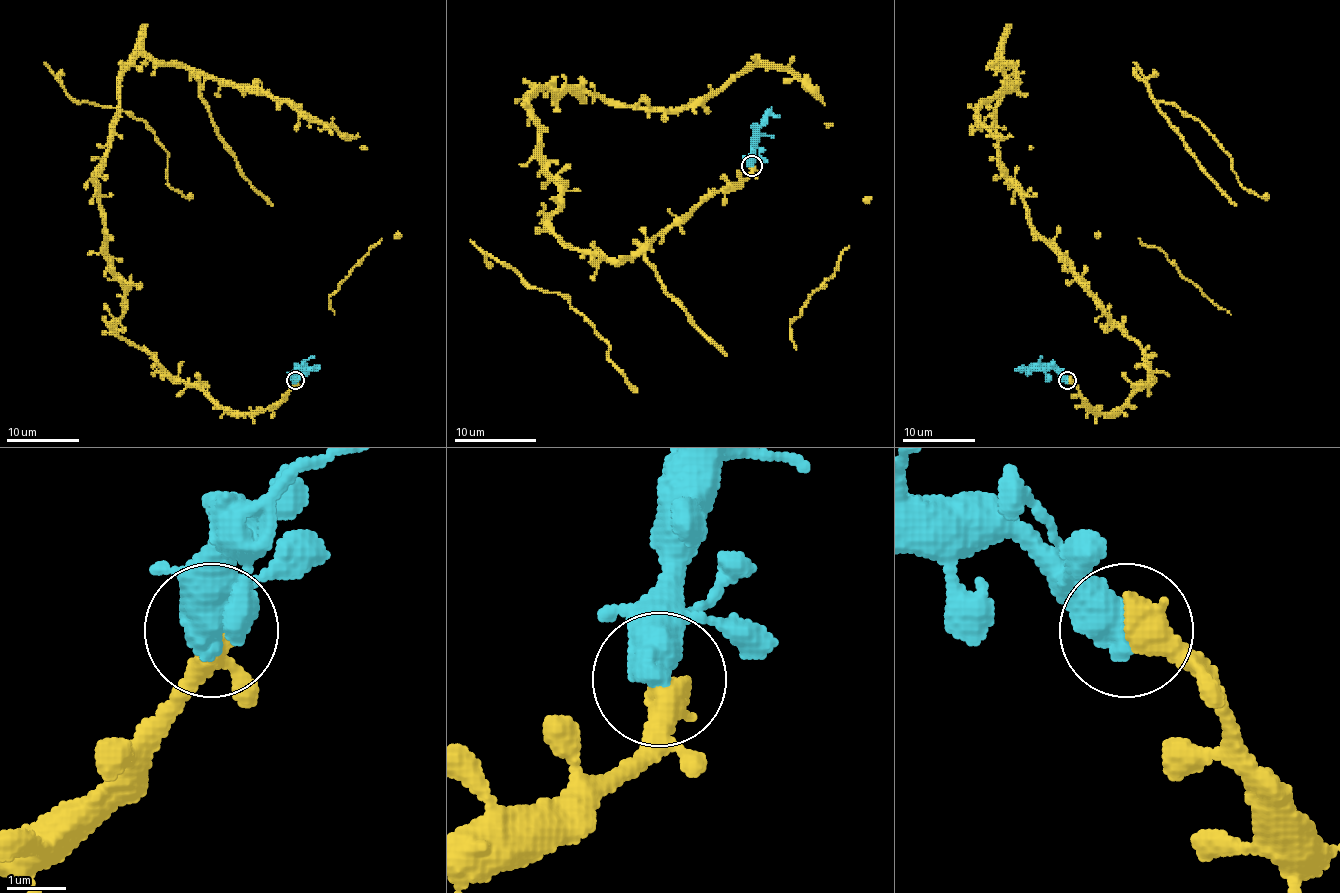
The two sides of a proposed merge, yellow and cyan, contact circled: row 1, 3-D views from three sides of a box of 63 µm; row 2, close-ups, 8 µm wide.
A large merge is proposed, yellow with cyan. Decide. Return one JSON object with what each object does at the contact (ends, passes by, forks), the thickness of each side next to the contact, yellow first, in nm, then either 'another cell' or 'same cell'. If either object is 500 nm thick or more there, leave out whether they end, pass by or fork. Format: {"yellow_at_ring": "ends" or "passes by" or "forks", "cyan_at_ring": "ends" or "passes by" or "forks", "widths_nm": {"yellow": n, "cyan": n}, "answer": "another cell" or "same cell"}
{"widths_nm": {"yellow": 650, "cyan": 700}, "answer": "same cell"}

